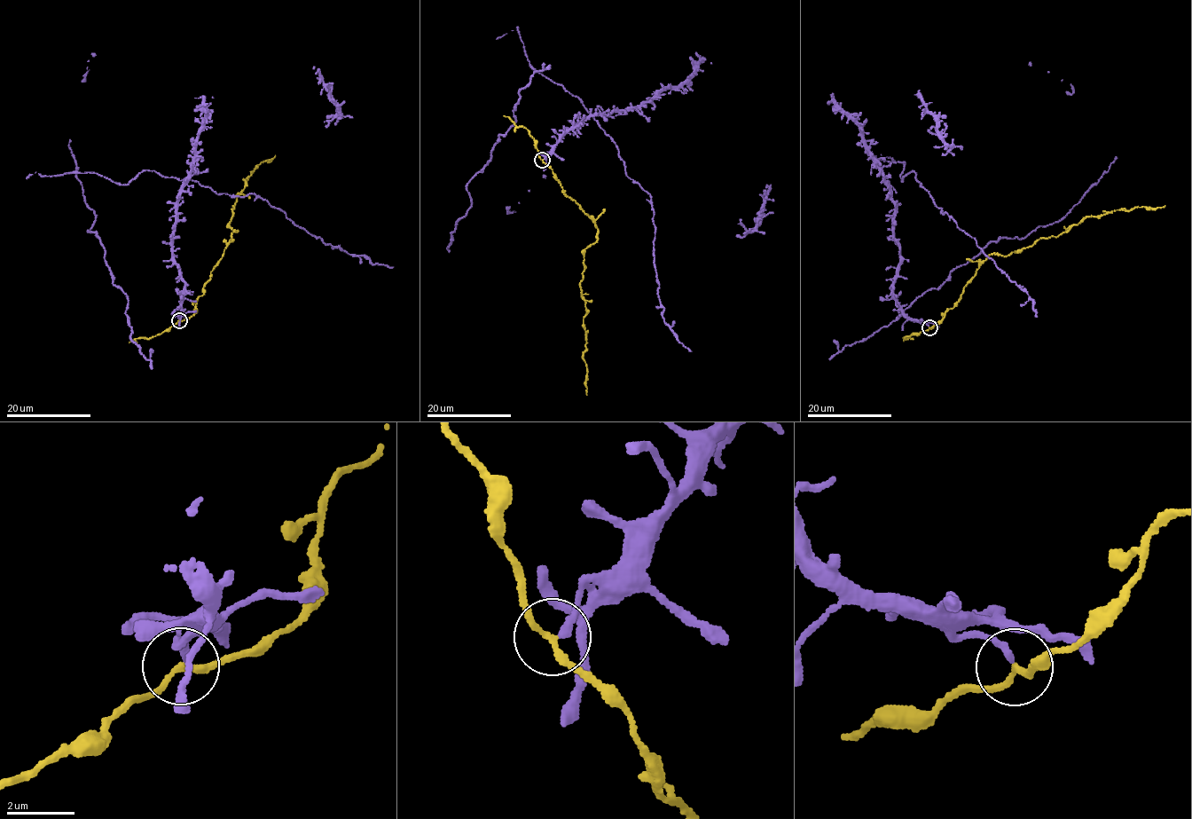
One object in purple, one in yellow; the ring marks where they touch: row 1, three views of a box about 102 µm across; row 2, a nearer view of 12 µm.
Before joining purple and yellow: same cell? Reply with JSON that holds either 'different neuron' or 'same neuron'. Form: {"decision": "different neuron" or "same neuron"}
{"decision": "different neuron"}

